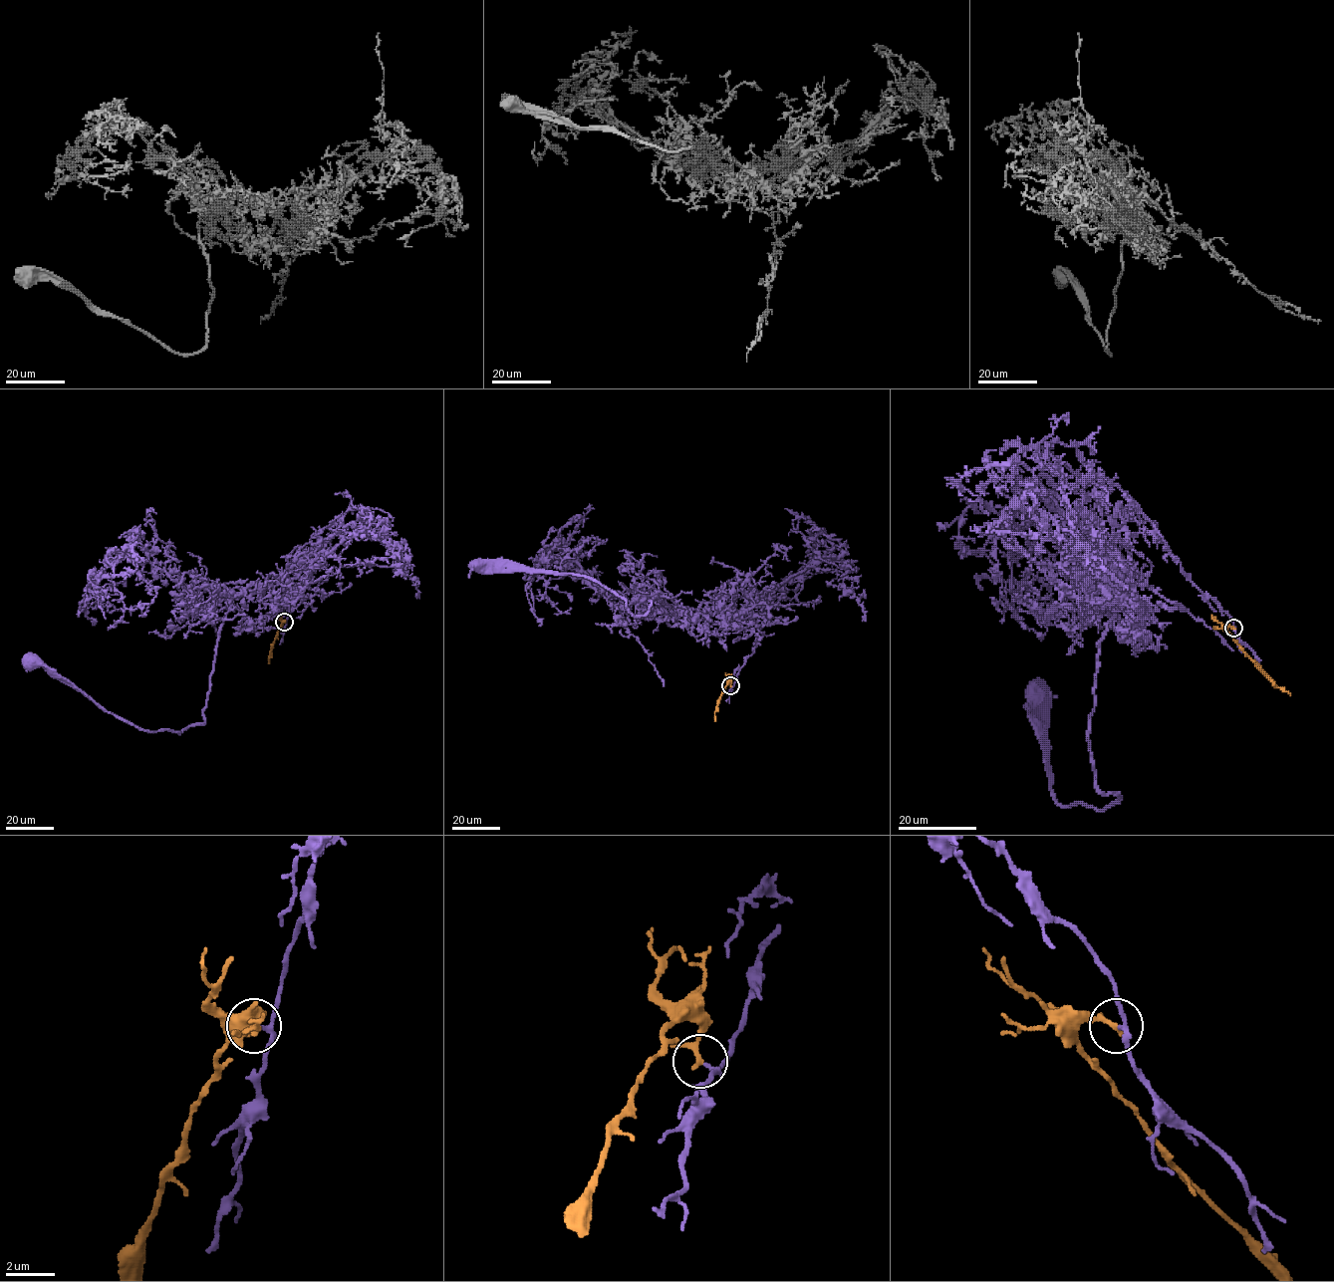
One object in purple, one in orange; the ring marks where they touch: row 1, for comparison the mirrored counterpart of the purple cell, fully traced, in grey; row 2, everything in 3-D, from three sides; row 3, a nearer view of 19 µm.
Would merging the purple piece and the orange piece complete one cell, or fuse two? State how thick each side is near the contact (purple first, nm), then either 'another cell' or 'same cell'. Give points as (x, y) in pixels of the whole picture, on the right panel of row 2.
calibres 150 and 180 nm; same cell

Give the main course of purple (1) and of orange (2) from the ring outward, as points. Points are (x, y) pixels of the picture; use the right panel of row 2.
1: (1233, 629), (1097, 477), (1083, 527), (1109, 547), (1122, 605), (1089, 717), (1110, 806), (1055, 801), (1033, 687)
2: (1232, 629), (1226, 630), (1277, 686), (1291, 695)

